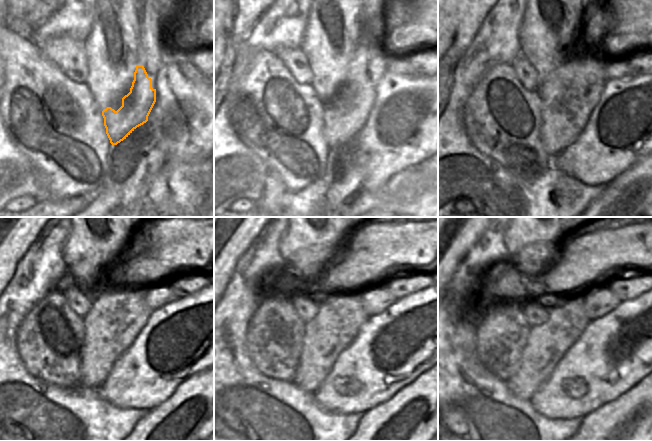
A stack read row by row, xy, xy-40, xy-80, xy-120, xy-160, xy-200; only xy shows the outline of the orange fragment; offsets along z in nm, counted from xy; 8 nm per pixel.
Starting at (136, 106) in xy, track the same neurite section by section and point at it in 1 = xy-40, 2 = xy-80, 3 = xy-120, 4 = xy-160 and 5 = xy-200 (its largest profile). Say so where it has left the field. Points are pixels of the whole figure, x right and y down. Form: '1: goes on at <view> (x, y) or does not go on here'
1: goes on at xy-40 (344, 116)
2: goes on at xy-80 (570, 93)
3: goes on at xy-120 (116, 318)
4: goes on at xy-160 (341, 314)
5: goes on at xy-200 (547, 343)

